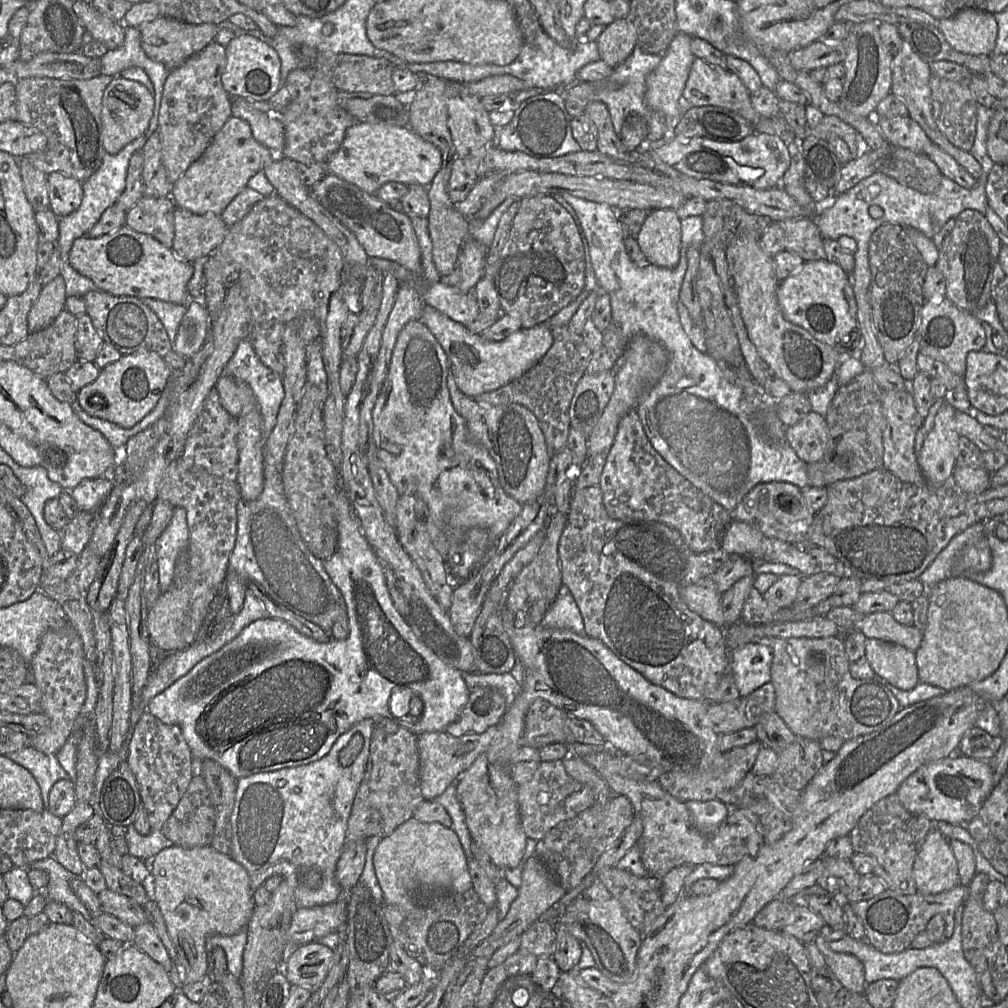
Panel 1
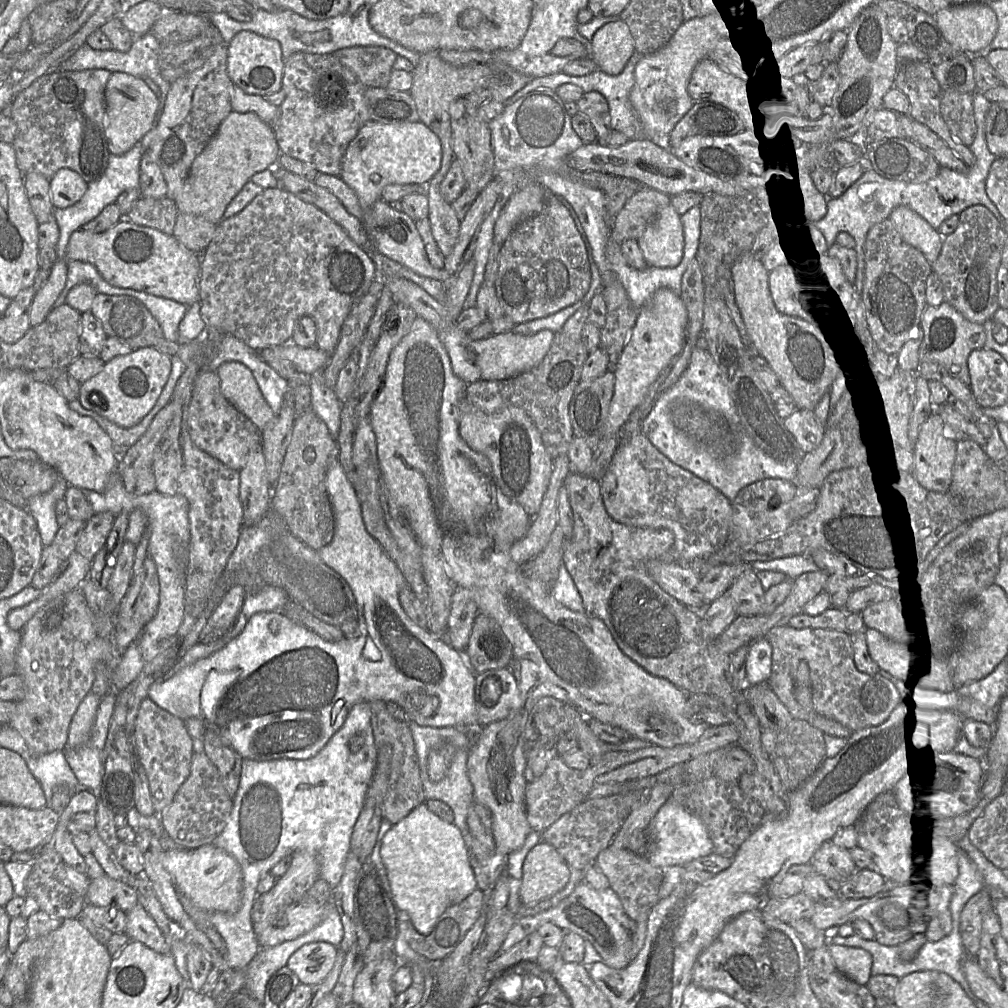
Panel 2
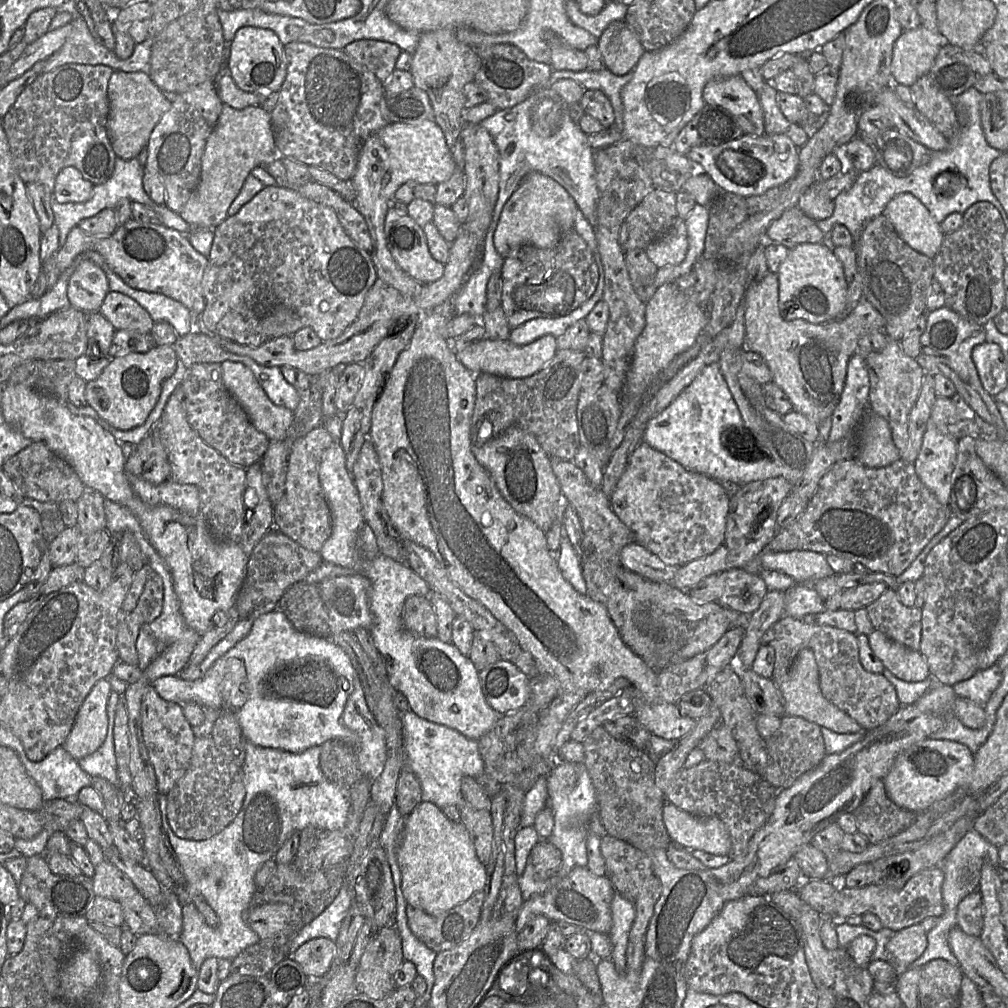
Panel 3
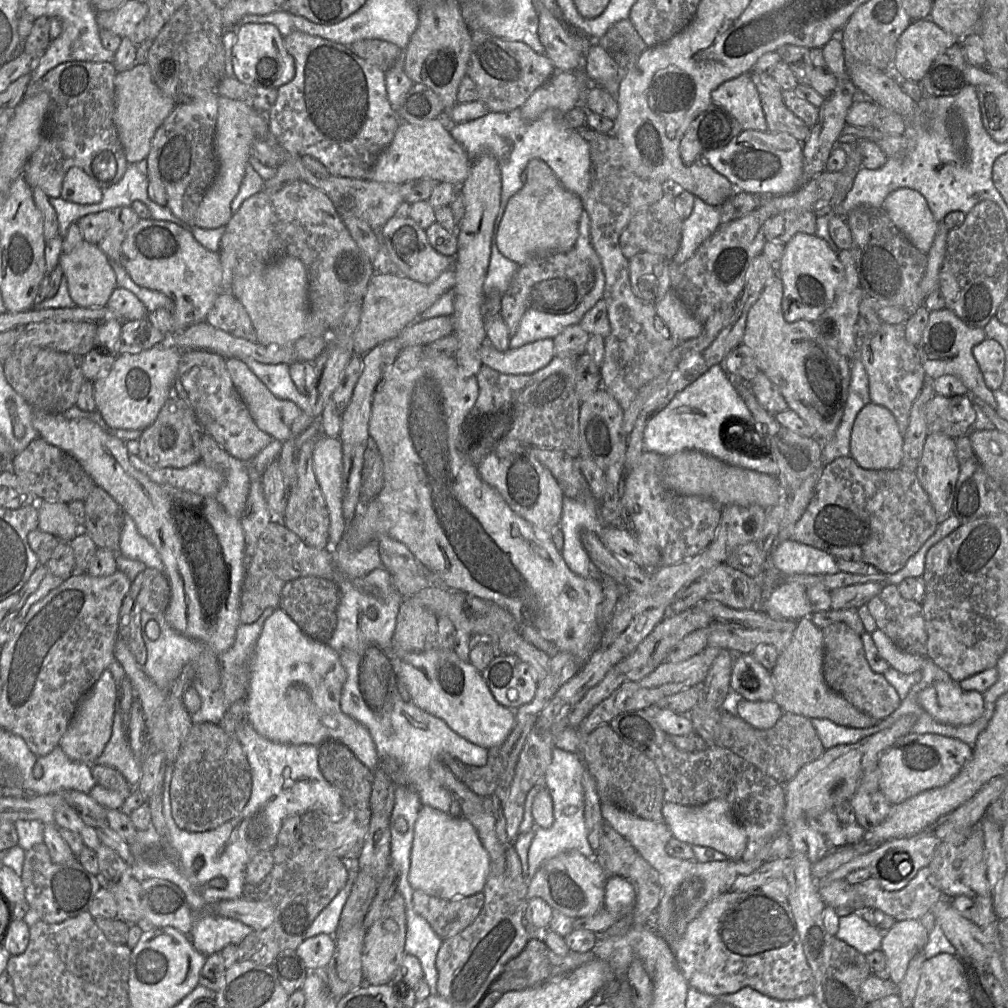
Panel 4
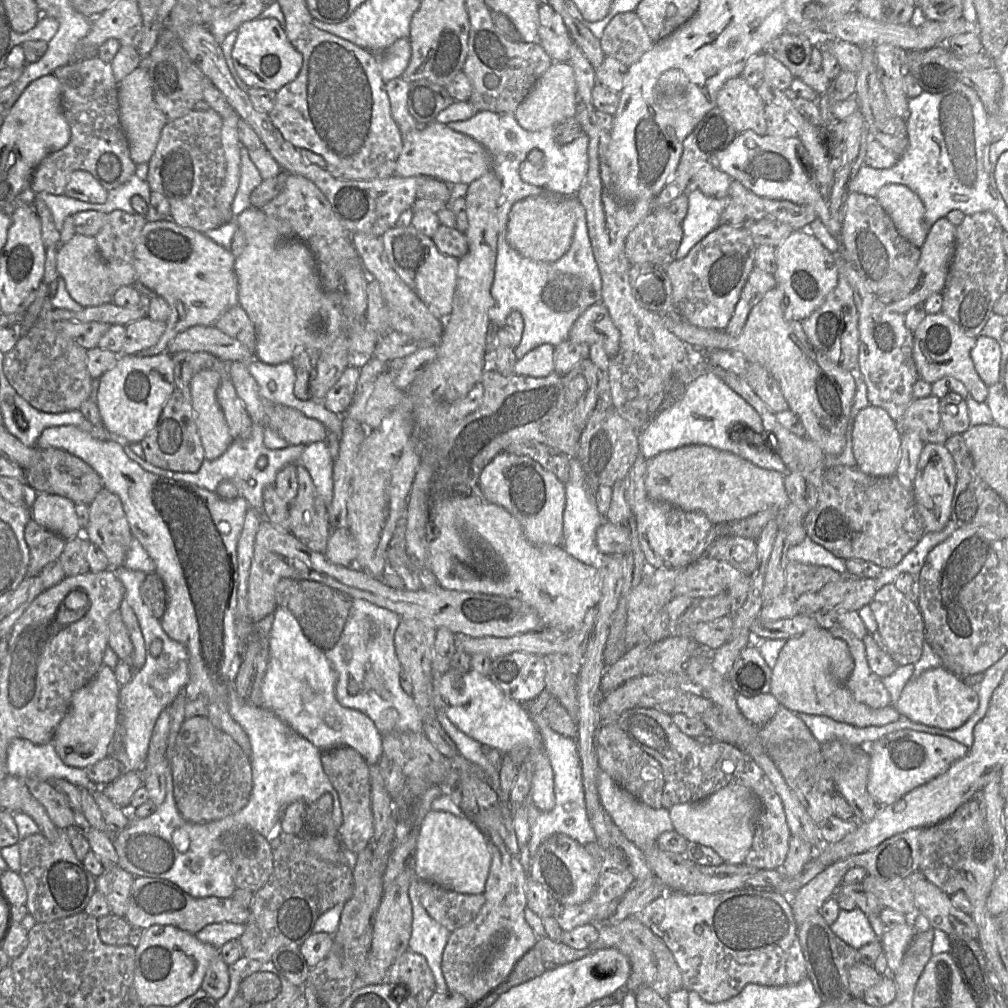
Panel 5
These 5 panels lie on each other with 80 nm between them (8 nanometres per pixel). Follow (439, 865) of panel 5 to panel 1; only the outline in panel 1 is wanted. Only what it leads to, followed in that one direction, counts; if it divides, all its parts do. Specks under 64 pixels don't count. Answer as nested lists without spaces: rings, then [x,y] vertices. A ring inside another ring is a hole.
[[[413,817],[381,839],[374,854],[374,868],[385,902],[398,906],[415,920],[425,916],[426,908],[438,894],[464,893],[472,888],[468,861],[455,831]]]

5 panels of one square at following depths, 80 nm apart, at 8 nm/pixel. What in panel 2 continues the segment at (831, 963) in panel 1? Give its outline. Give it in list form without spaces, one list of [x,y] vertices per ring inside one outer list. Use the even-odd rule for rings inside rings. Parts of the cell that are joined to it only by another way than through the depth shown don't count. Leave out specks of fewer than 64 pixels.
[[[825,937],[825,945],[838,971],[860,985],[866,985],[871,977],[872,955],[856,947],[830,944]]]

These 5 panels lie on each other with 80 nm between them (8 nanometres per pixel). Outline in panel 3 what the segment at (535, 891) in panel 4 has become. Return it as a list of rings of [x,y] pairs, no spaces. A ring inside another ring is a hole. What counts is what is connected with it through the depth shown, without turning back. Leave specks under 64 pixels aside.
[[[586,866],[575,867],[554,886],[523,902],[516,918],[515,929],[520,932],[532,917],[543,915],[551,922],[566,922],[586,932],[609,934],[612,927],[611,903],[614,893],[607,875],[594,875]]]

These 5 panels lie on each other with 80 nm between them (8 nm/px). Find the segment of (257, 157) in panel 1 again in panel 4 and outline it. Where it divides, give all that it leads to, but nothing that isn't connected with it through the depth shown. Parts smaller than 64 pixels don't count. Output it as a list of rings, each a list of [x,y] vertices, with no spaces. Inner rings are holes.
[[[218,96],[218,117],[214,137],[218,169],[194,216],[195,227],[216,229],[226,226],[233,215],[232,201],[239,192],[251,157],[251,145],[256,139],[266,139],[268,132],[267,112],[257,110],[249,101]]]

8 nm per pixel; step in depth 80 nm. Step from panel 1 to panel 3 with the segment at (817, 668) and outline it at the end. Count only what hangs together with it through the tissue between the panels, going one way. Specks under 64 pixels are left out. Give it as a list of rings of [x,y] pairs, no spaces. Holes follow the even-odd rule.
[[[784,615],[765,632],[761,644],[775,651],[772,680],[777,686],[792,667],[798,653],[810,648],[817,662],[823,696],[853,718],[862,731],[882,726],[901,708],[893,685],[882,674],[870,673],[861,665],[857,635],[854,633],[831,626],[811,626]]]

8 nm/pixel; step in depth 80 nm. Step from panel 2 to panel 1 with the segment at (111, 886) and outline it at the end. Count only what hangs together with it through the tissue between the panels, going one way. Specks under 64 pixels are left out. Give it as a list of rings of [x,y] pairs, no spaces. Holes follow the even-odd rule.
[[[104,889],[97,894],[102,912],[111,914],[131,927],[148,921],[143,908],[132,898]]]

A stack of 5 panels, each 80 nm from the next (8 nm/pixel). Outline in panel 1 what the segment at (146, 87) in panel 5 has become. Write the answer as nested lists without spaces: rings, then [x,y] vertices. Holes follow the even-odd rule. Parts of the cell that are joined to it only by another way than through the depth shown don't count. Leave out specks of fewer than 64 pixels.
[[[114,76],[106,87],[101,110],[102,143],[109,154],[117,154],[128,143],[144,135],[154,110],[154,97],[141,83]]]

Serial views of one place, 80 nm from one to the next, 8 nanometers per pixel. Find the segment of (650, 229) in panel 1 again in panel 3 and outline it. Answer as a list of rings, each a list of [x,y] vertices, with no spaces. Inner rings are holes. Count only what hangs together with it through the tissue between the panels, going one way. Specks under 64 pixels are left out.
[[[678,218],[673,227],[664,236],[651,243],[645,251],[658,269],[682,263],[688,251],[684,219]]]

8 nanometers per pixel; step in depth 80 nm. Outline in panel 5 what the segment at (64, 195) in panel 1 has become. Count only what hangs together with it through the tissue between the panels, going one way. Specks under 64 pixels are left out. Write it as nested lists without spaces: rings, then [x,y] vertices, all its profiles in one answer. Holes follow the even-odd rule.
[[[75,170],[71,173],[64,194],[68,197],[88,202],[105,203],[108,191],[87,171]]]

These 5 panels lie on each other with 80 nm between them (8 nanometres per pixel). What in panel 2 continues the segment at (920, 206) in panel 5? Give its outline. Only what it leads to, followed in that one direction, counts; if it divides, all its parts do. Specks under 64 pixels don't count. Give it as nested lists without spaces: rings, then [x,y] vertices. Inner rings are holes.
[[[898,206],[890,214],[902,239],[923,253],[930,264],[933,264],[941,251],[943,236],[923,217],[907,206]]]

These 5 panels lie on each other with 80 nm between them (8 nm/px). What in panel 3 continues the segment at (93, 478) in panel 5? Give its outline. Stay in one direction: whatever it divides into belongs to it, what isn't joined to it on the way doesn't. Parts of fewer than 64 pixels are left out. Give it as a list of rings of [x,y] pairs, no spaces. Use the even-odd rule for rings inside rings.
[[[32,442],[24,450],[8,458],[1,469],[31,502],[60,503],[64,500],[76,502],[86,489],[71,465],[52,452],[43,442]]]

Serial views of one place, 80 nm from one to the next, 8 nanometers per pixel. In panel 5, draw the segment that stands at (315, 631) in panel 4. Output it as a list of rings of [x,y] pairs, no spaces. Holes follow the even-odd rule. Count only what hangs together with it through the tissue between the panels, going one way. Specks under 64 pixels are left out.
[[[281,579],[276,586],[278,606],[287,608],[298,620],[304,634],[327,651],[338,642],[346,624],[353,598],[347,593],[313,580]]]

